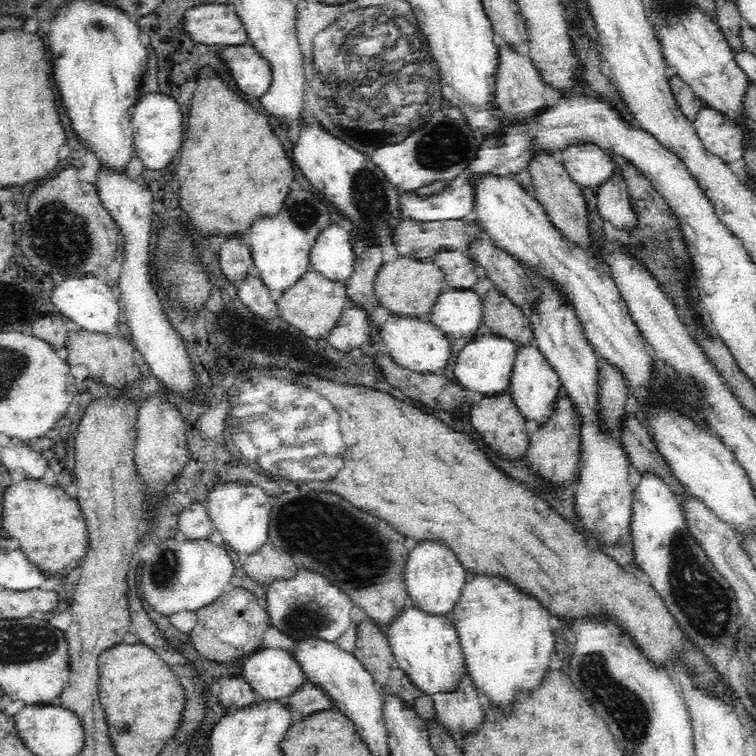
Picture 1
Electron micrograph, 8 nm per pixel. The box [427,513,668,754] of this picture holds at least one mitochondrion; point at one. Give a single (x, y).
(625, 708)

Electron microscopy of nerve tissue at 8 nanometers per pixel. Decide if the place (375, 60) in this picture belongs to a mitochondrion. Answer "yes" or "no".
yes

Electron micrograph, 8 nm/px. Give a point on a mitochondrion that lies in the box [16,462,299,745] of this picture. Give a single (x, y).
(162, 573)

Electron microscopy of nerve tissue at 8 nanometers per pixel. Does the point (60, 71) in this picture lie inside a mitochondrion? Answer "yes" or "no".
no

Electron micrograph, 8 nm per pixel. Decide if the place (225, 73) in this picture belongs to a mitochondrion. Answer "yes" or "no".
no

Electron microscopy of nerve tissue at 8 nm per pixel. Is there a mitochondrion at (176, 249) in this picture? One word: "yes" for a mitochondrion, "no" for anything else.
yes

